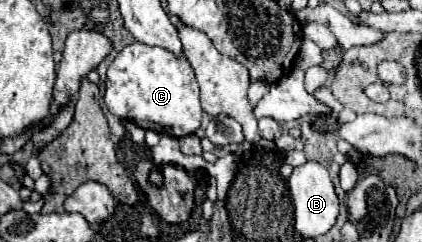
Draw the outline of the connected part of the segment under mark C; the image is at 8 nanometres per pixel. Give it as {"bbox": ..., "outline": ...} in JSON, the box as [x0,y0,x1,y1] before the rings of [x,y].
{"bbox":[105,43,201,137],"outline":[[[145,43],[127,45],[109,65],[105,87],[105,105],[119,119],[171,137],[185,137],[201,127],[199,85],[191,63],[181,53],[175,55],[163,47]]]}

